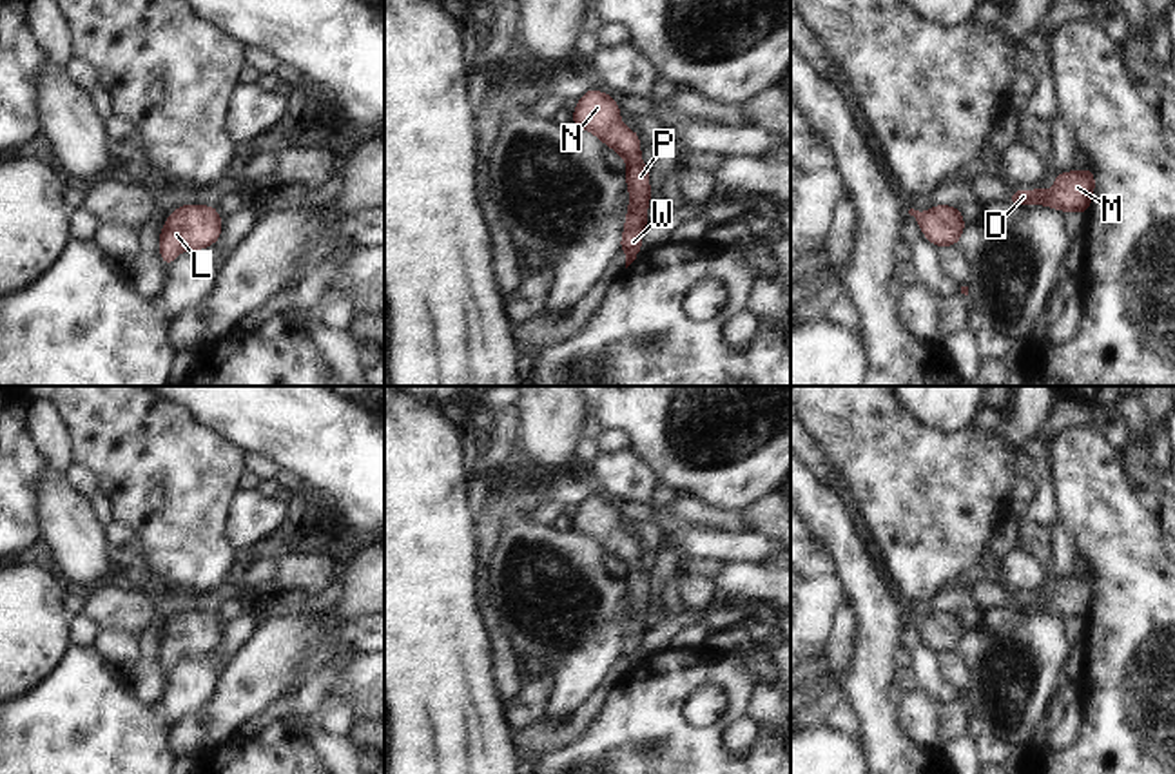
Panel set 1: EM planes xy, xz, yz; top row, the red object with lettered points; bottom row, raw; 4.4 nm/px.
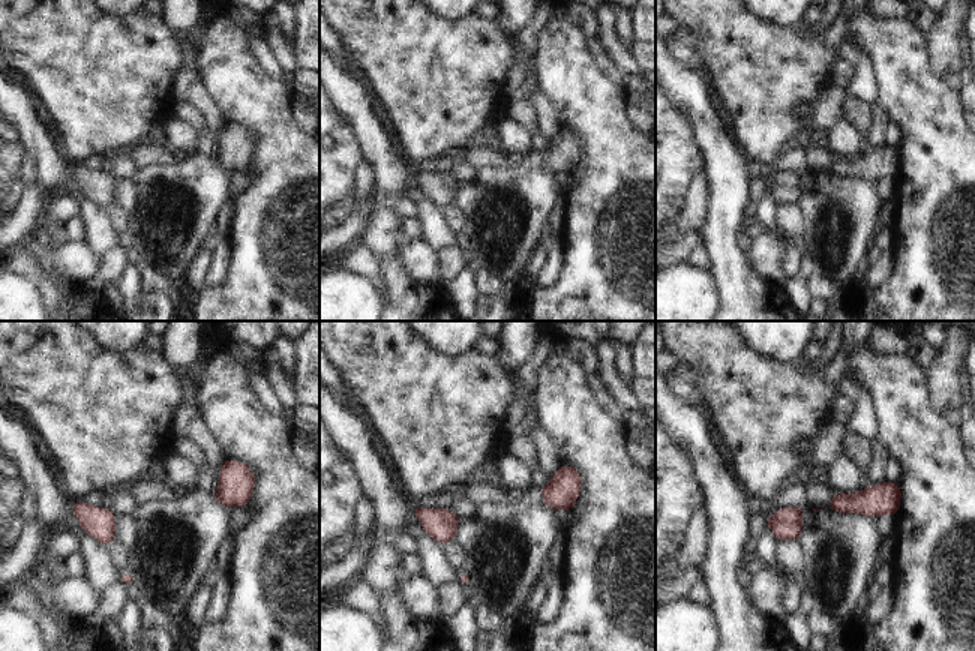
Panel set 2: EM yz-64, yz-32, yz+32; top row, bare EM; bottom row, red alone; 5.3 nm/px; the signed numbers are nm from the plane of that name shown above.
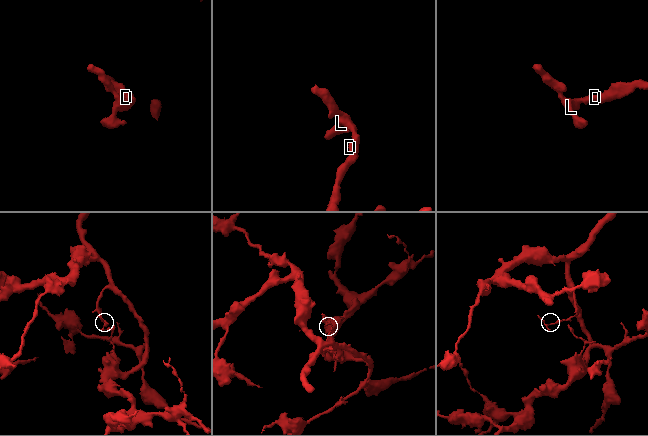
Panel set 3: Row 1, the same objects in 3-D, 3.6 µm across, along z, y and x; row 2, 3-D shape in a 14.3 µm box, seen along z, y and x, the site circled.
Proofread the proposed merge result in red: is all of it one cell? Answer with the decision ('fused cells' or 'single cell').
single cell

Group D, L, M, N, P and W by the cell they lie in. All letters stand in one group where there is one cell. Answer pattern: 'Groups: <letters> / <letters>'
Groups: D L M N P W.

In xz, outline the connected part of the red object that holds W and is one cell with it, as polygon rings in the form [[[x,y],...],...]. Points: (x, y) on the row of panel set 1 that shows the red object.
[[[588,89],[586,94],[580,96],[571,118],[573,125],[593,132],[602,143],[611,147],[627,161],[624,176],[629,189],[629,210],[626,214],[626,225],[620,241],[620,250],[627,254],[627,268],[644,248],[640,237],[649,223],[649,170],[647,165],[642,163],[640,138],[635,131],[622,125],[620,109],[615,96],[606,96],[597,89]]]

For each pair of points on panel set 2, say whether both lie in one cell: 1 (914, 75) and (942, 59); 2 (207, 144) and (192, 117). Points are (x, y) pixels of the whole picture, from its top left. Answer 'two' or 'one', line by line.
1: two
2: one

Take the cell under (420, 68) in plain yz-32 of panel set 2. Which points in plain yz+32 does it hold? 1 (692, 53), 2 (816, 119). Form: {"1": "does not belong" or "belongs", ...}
{"1": "does not belong", "2": "does not belong"}

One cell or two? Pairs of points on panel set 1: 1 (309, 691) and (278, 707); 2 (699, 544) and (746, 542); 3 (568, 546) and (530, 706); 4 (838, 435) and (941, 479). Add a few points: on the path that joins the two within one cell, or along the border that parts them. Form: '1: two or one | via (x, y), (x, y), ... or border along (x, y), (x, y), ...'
1: one | via (301, 698), (296, 704), (285, 706)
2: one | via (709, 544), (735, 544)
3: two | border along (546, 673), (550, 695), (541, 716)
4: one | via (864, 435), (909, 479), (916, 479)

